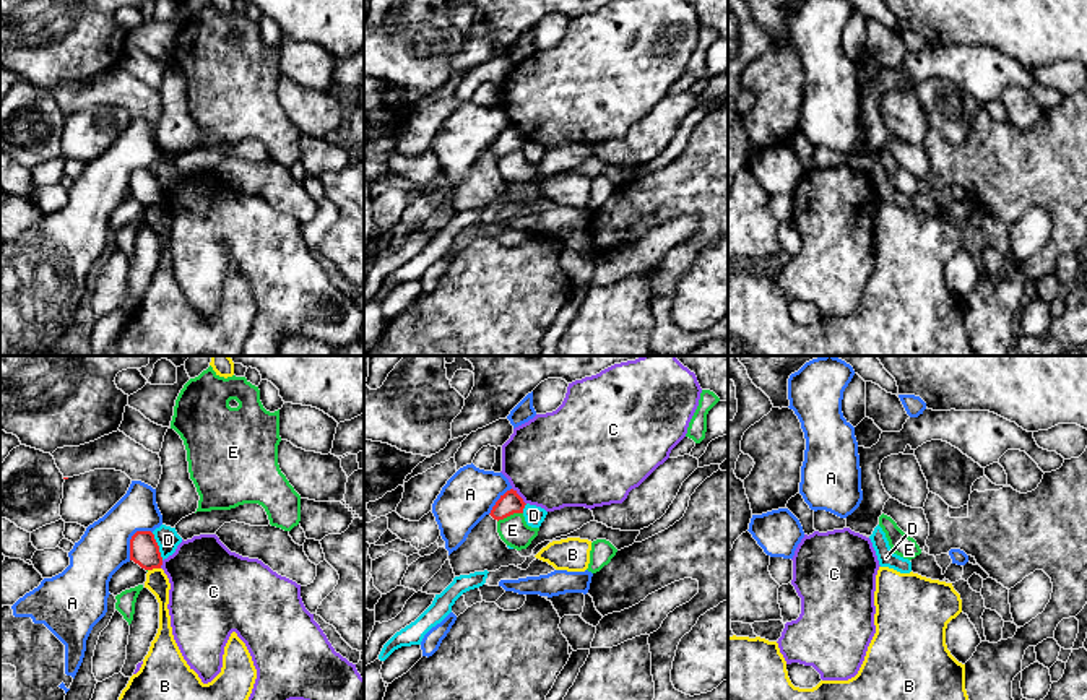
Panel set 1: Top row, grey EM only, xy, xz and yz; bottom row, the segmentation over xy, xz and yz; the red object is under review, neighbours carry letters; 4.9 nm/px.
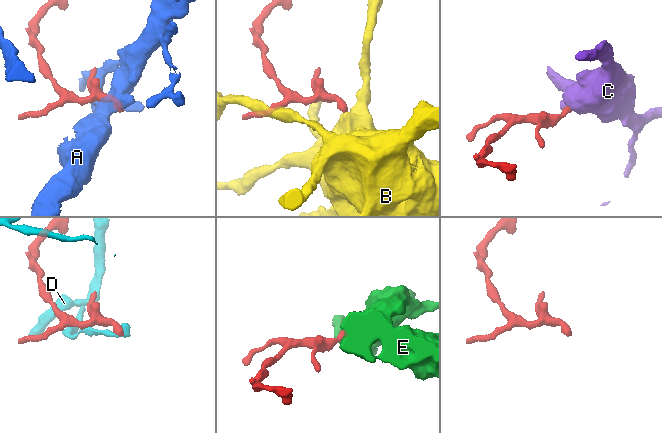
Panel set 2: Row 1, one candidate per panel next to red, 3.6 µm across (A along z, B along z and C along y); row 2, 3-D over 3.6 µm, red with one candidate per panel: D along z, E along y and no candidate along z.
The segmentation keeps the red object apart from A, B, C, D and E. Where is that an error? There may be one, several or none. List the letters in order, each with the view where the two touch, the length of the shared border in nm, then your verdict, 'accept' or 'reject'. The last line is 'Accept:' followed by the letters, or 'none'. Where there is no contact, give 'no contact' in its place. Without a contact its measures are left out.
A: meets red in xy; contact 190 nm long; reject
B: meets red in xy; contact 70 nm long; reject
C: meets red in xz; contact 110 nm long; reject
D: meets red in xy; contact 150 nm long; reject
E: meets red in xz; contact 140 nm long; reject
Accept: none

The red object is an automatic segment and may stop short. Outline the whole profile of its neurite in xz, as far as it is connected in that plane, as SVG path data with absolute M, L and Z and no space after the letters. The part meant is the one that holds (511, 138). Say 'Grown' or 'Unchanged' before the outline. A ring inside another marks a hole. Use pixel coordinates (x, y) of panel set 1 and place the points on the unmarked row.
Unchanged. M510 125L504 132L500 132L489 151L499 158L513 149L523 149L525 141L526 140L517 130L517 127Z

